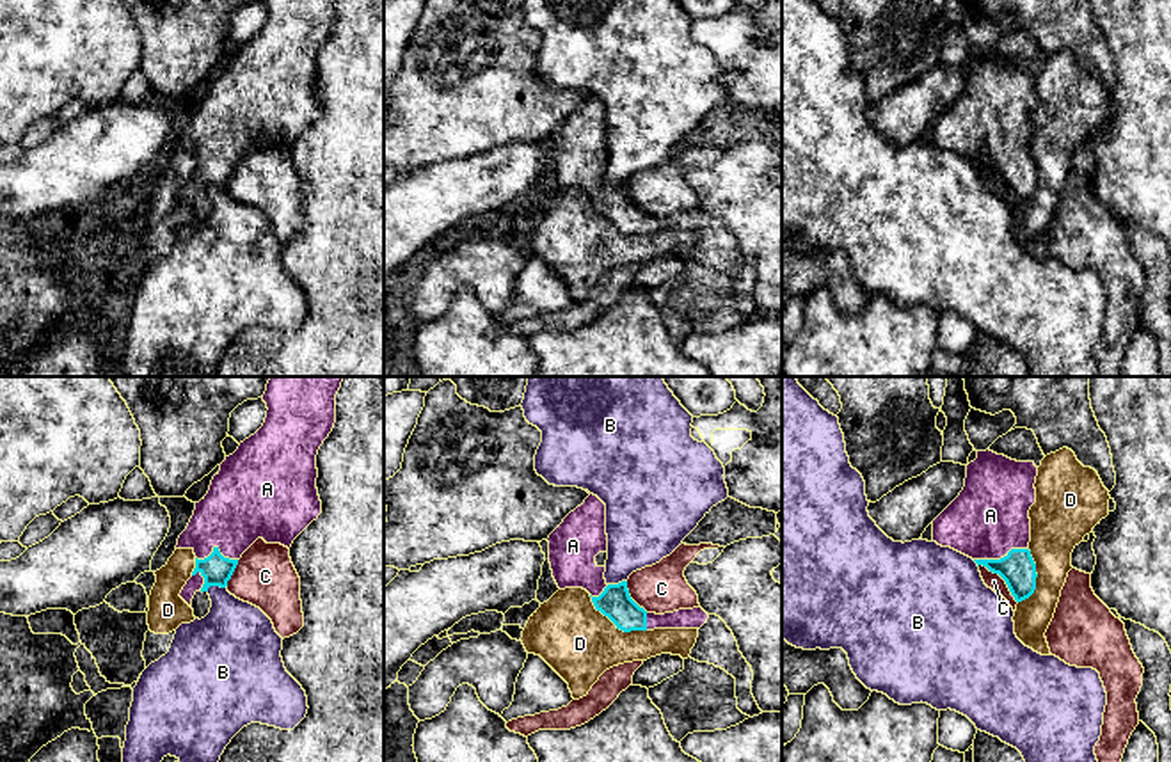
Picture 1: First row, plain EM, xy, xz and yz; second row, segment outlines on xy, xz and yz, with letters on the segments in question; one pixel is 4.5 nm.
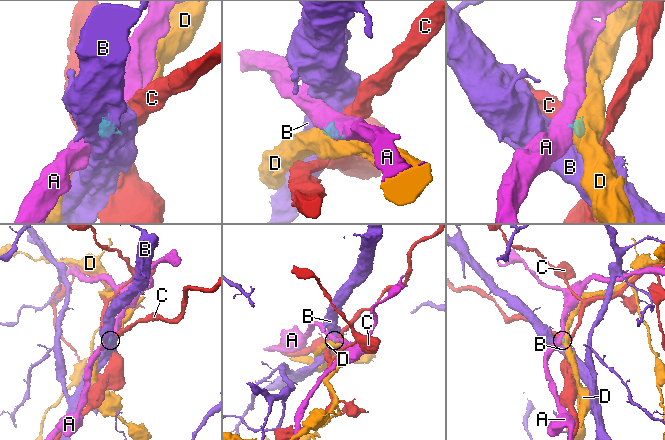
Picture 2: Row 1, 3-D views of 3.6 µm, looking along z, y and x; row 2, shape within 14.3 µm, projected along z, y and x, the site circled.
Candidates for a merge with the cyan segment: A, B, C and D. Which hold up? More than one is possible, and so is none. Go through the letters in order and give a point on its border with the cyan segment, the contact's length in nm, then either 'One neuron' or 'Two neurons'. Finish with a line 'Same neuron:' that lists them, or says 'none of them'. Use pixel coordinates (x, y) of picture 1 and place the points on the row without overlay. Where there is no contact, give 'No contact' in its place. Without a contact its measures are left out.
A: Touches cyan at yz (1001, 160). Shared border 260 nm. One neuron
B: Touches cyan at xy (215, 187). Shared border 90 nm. Two neurons
C: Touches cyan at yz (1003, 180). Shared border 260 nm. Two neurons
D: Touches cyan at xz (615, 226). Shared border 300 nm. Two neurons
Same neuron: A

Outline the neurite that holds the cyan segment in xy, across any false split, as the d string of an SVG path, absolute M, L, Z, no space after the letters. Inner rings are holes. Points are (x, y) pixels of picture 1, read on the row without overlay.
M263 0L267 20L263 28L240 44L238 52L226 59L220 73L213 78L208 96L195 105L187 131L179 137L176 151L192 151L195 171L183 188L179 199L192 210L194 197L208 194L210 188L226 190L242 156L258 142L291 149L293 142L322 115L316 91L316 57L336 25L336 0Z

